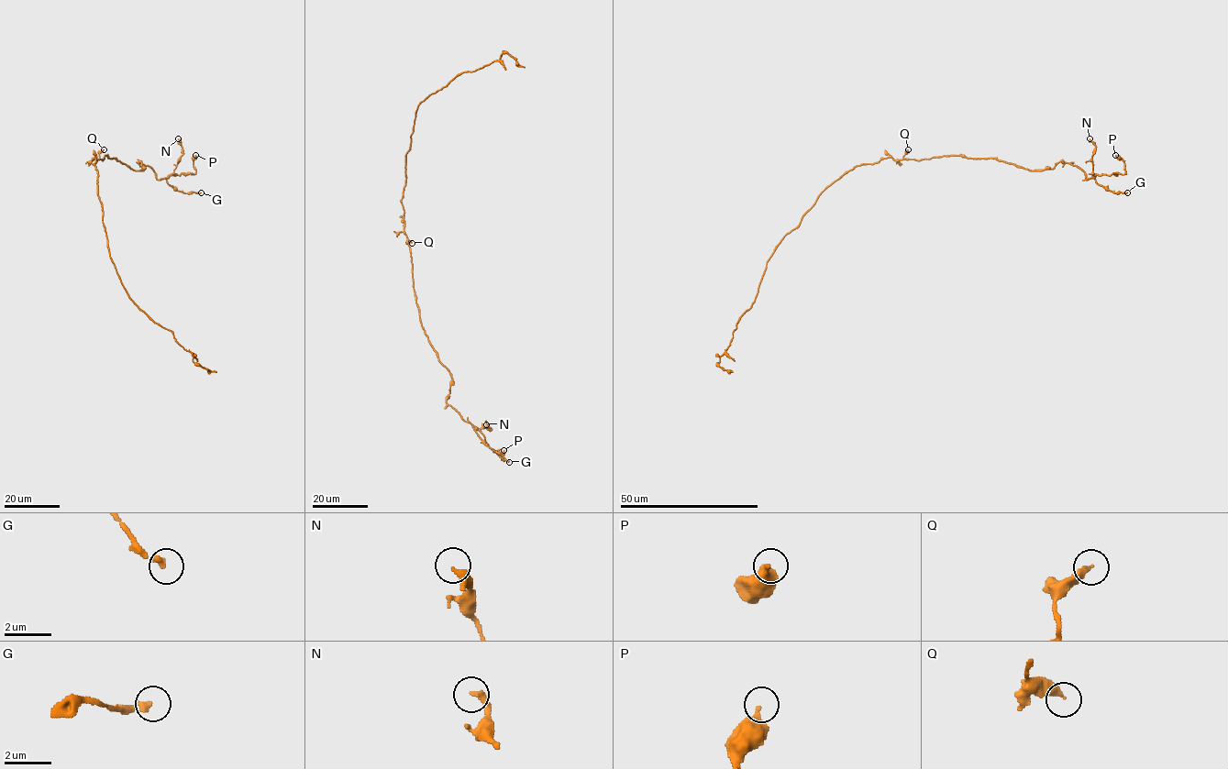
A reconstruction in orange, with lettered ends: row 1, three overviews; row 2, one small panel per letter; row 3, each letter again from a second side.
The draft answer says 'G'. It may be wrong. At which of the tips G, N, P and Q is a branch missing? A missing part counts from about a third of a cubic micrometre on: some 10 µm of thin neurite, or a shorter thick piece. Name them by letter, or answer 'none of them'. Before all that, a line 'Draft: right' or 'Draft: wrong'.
Draft: right
G

